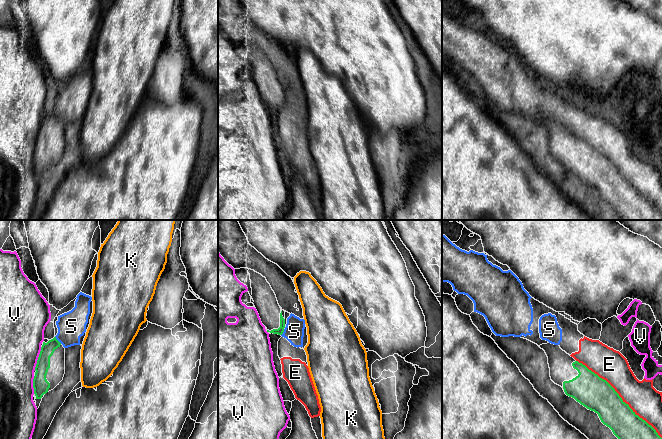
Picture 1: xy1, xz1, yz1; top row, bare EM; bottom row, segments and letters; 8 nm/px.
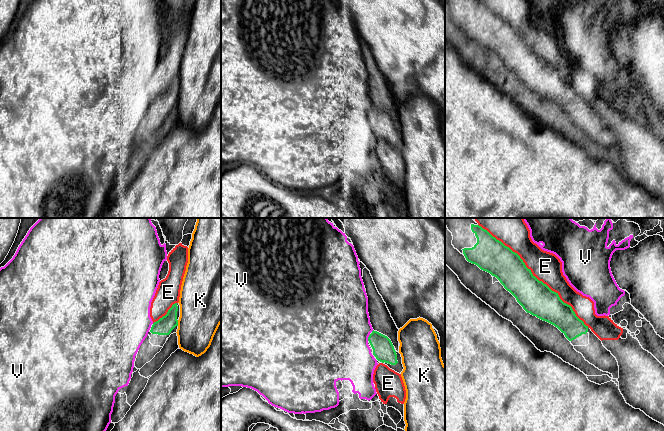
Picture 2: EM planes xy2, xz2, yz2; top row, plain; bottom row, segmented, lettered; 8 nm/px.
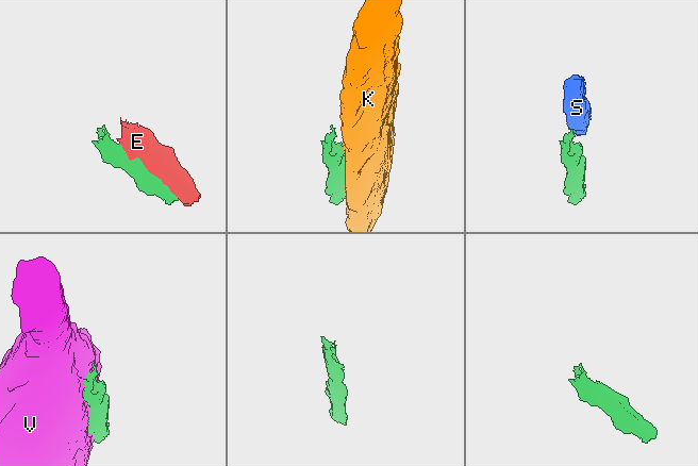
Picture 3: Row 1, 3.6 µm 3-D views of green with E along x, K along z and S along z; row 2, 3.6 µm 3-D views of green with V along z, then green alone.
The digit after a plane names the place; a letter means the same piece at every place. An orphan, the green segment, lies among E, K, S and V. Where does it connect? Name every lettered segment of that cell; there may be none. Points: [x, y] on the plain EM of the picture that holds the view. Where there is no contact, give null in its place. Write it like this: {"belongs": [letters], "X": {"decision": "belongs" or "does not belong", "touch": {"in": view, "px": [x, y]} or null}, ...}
{"belongs": [], "E": {"decision": "does not belong", "touch": {"in": "yz2", "px": [532, 50]}}, "K": {"decision": "does not belong", "touch": {"in": "xy2", "px": [177, 99]}}, "S": {"decision": "does not belong", "touch": {"in": "xy1", "px": [57, 116]}}, "V": {"decision": "does not belong", "touch": {"in": "xy1", "px": [38, 135]}}}

